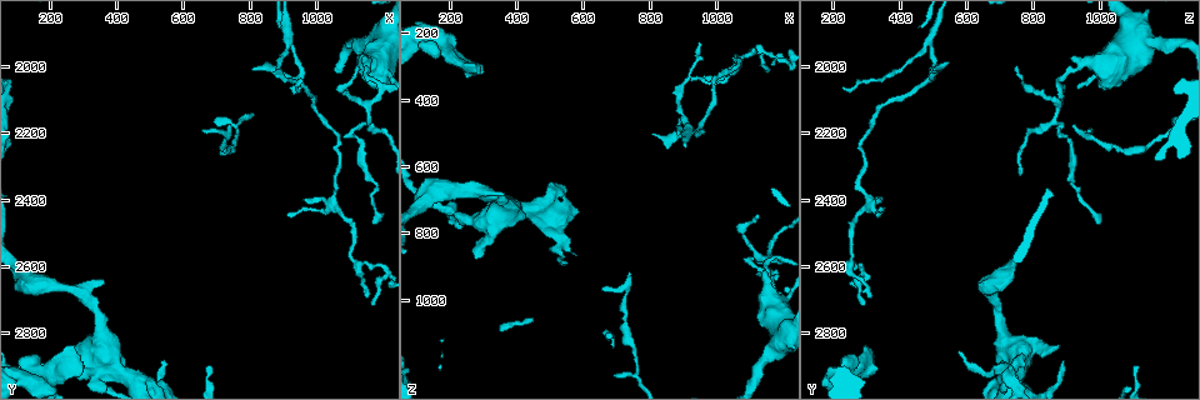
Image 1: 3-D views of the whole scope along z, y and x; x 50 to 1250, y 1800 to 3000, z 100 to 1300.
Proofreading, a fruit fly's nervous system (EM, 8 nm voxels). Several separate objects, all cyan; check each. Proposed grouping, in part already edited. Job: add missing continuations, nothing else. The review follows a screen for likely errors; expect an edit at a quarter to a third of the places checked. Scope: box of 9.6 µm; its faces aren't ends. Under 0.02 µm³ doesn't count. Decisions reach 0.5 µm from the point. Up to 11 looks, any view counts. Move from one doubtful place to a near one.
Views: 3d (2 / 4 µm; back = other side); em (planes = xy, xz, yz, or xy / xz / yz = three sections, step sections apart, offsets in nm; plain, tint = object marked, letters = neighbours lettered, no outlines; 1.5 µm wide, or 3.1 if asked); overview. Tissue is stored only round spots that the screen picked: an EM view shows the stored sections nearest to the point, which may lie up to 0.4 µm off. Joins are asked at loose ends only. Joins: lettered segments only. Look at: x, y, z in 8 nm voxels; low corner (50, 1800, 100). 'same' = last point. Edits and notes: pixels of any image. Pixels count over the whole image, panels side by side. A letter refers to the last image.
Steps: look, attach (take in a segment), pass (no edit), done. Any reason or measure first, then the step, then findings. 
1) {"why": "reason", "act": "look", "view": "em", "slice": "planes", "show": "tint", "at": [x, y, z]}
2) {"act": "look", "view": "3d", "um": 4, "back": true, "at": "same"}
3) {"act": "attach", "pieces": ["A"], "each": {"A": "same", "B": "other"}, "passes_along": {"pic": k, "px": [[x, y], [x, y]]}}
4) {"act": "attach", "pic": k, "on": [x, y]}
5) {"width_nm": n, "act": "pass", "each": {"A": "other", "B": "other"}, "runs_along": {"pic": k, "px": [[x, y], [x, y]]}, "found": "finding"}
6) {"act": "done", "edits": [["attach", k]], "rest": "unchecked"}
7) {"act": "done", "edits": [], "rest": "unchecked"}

{"why": "free end", "act": "look", "view": "em", "slice": "planes", "show": "letters", "at": [700, 2160, 1240]}

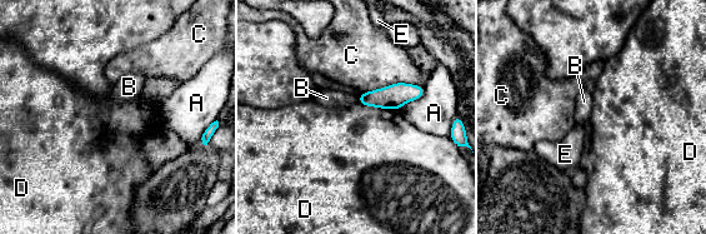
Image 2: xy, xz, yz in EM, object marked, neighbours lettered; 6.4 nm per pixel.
{"act": "pass", "each": {"A": "other", "B": "other", "C": "other", "D": "other", "E": "other"}, "border": {"pic": 2, "px": [[359, 101], [399, 110]]}, "found": "none of them fits"}

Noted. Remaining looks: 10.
{"why": "thin end", "act": "look", "view": "em", "slice": "xy", "step": 8, "show": "letters", "at": [540, 2880, 880]}

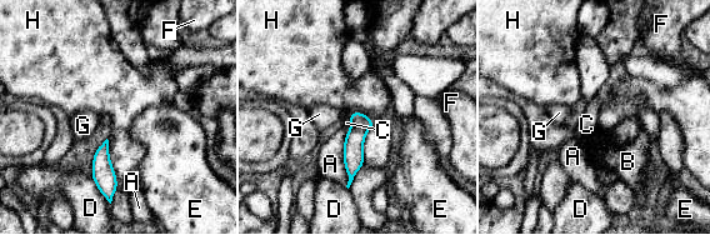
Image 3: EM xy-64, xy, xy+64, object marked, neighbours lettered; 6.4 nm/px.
{"why": "another direction", "act": "look", "view": "em", "slice": "planes", "show": "letters", "at": "same"}

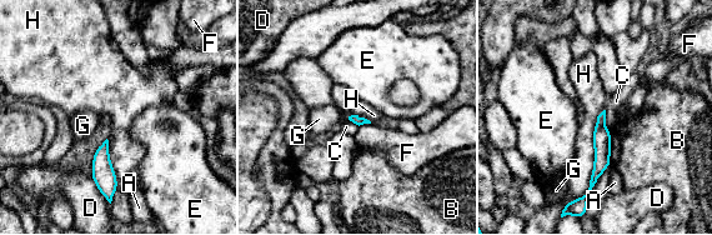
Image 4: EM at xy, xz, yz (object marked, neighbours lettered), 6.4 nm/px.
{"act": "pass", "each": {"A": "other", "B": "other", "C": "other", "D": "other", "E": "other", "F": "other", "G": "other", "H": "other"}, "found": "none of them fits"}

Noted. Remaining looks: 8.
{"why": "branch stops here", "act": "look", "view": "3d", "um": 4, "at": [1160, 2690, 310]}

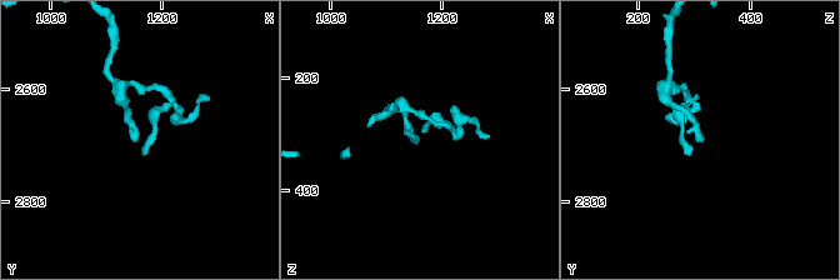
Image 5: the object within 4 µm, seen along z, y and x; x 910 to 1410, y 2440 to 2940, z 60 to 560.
{"act": "look", "view": "em", "slice": "xy", "step": 4, "show": "letters", "at": [1155, 2690, 315]}

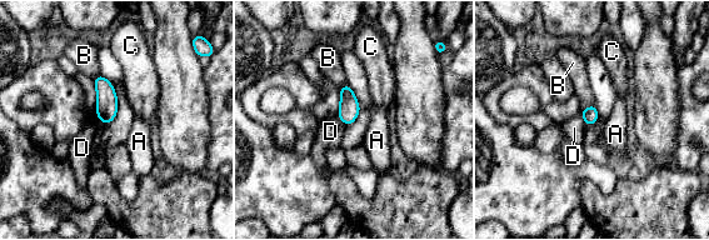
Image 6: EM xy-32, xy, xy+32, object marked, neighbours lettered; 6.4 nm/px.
{"width_nm": 100, "act": "pass", "each": {"A": "other", "B": "other", "C": "other", "D": "other"}, "border": {"pic": 6, "px": [[593, 101], [580, 110]]}, "found": "none of them fits"}

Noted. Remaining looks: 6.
{"why": "tapers out", "act": "look", "view": "3d", "um": 2, "at": [990, 2400, 360]}

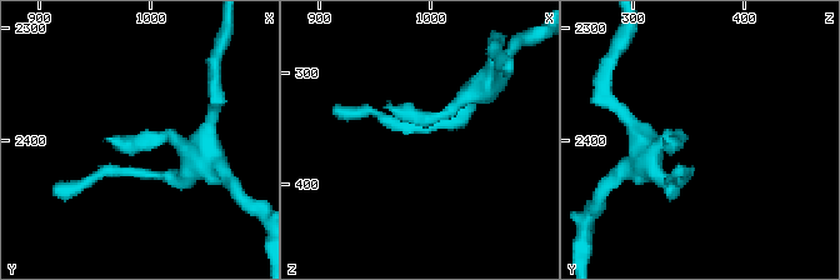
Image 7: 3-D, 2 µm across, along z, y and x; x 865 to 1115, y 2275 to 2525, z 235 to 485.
{"act": "look", "view": "em", "slice": "xy", "step": 4, "show": "letters", "at": [994, 2396, 348]}

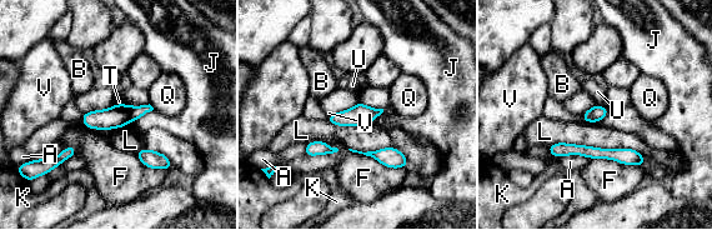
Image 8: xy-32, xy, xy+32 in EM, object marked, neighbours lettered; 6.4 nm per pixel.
{"width_nm": 100, "act": "pass", "each": {"A": "other", "B": "other", "F": "other", "J": "other", "K": "other", "L": "other", "Q": "other", "T": "other", "U": "other", "V": "other"}, "border": {"pic": 8, "px": [[596, 104], [607, 108]]}, "found": "no lettered segment goes on from it"}

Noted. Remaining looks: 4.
{"act": "done", "edits": [], "rest": "unchecked"}

